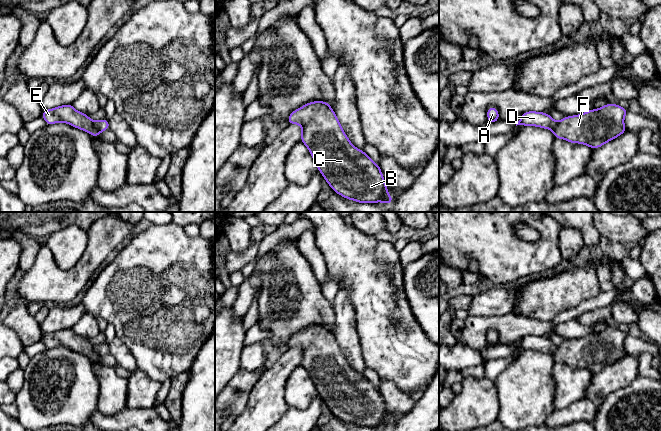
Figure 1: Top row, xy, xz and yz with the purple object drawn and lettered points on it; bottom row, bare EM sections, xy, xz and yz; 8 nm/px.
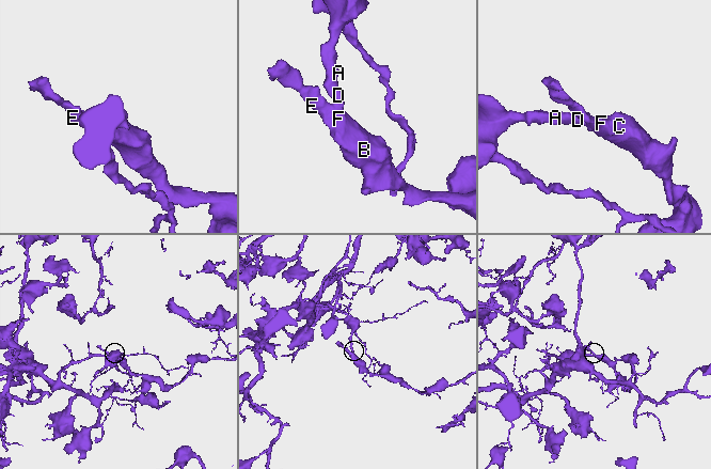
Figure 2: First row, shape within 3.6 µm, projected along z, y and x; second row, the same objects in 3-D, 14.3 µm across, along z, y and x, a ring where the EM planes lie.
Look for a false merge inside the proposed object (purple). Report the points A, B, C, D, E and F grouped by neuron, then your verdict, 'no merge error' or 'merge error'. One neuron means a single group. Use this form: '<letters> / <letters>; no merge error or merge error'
A D / B C E F; merge error

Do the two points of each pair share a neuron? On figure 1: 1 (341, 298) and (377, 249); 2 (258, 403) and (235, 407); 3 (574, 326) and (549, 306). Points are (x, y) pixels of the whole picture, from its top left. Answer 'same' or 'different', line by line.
1: different
2: different
3: different

